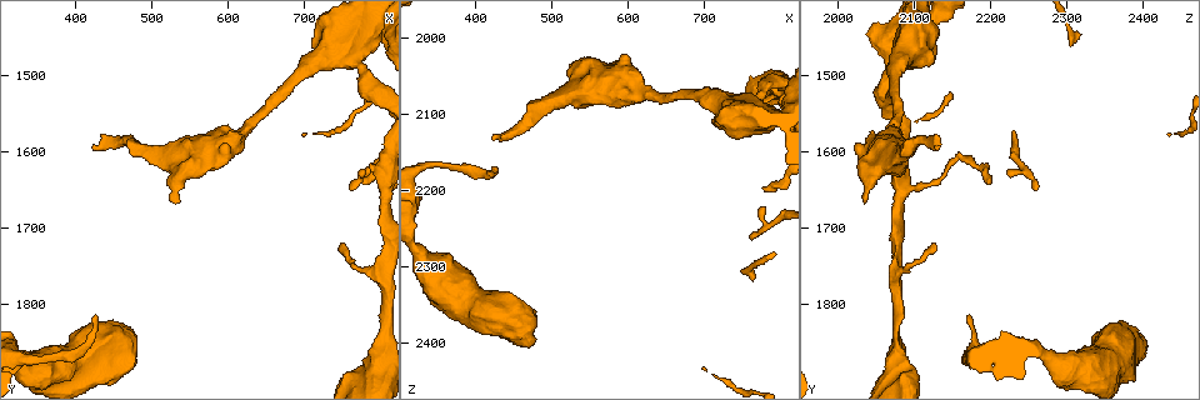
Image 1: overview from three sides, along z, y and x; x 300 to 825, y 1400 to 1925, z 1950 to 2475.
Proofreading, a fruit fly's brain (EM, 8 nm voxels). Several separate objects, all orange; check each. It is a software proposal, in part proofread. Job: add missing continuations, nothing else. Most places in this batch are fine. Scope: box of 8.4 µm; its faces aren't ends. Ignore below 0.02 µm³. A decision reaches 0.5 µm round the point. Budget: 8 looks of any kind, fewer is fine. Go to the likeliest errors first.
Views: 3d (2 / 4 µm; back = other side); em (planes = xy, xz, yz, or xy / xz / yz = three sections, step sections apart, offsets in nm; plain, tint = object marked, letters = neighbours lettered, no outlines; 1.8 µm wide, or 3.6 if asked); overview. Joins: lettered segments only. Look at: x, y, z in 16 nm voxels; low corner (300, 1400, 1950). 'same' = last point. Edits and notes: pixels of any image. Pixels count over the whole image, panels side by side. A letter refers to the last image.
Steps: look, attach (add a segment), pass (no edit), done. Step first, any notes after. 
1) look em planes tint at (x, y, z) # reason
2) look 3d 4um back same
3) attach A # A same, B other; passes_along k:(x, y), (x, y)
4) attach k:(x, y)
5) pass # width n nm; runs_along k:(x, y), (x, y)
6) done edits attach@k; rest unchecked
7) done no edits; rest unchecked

look em xy step 4 letters at (775, 1880, 2095) # stops while still wide

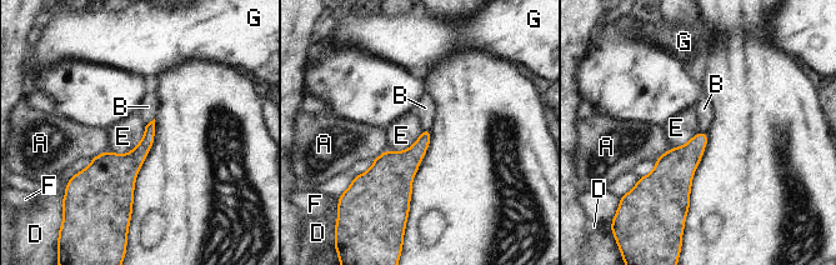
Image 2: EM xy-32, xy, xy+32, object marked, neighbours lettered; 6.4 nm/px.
look em planes letters same

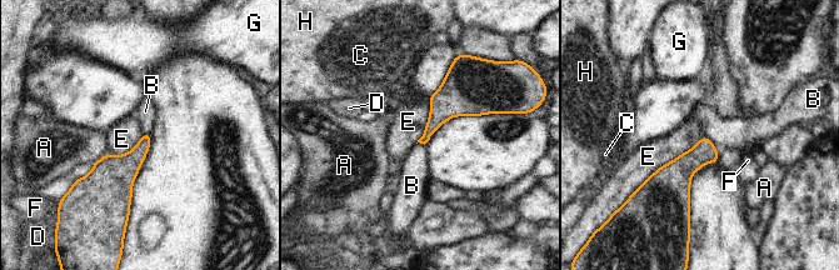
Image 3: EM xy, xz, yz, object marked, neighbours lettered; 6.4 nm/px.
pass # longest_contact E 600 nm; A other, B other, C other, D other, E other, F other, G other, H other; no lettered segment goes on from it

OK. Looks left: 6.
look em yz step 8 letters at (750, 1715, 2130) # branch stops here

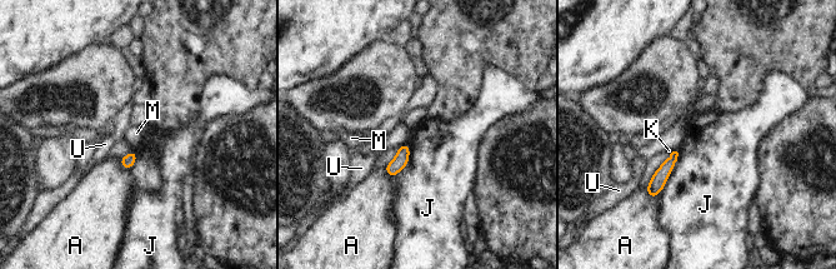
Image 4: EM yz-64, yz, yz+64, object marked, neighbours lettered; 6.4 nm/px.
look em xz step 16 letters same

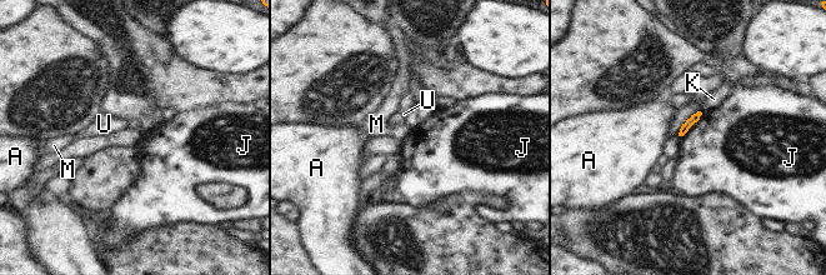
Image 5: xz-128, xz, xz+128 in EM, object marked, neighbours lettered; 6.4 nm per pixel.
pass # A other, J other, K other, M other, U other; border 5:(702, 113), (681, 136); no lettered segment goes on from it

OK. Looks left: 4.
look em 3.6um xy step 8 letters at (420, 1590, 2130) # free end

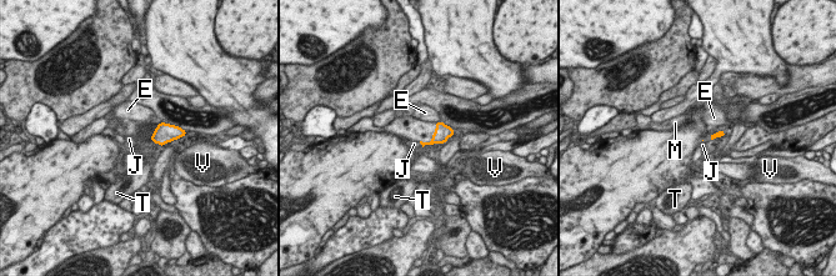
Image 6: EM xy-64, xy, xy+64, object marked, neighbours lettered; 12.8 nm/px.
look em 3.6um planes letters same # cut it another way

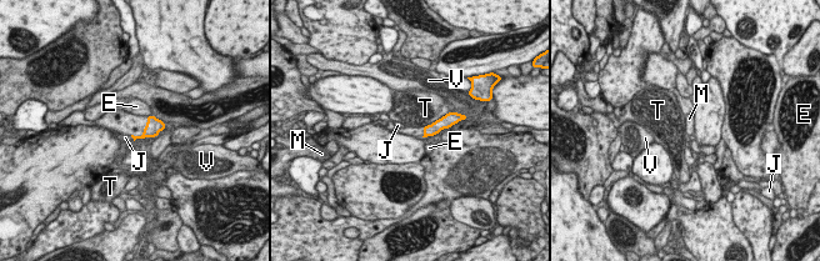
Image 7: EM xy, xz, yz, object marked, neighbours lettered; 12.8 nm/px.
attach M # E other, J other, M same, T other, V other; the neuron continues

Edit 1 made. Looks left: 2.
done edits attach@7; rest unchecked

